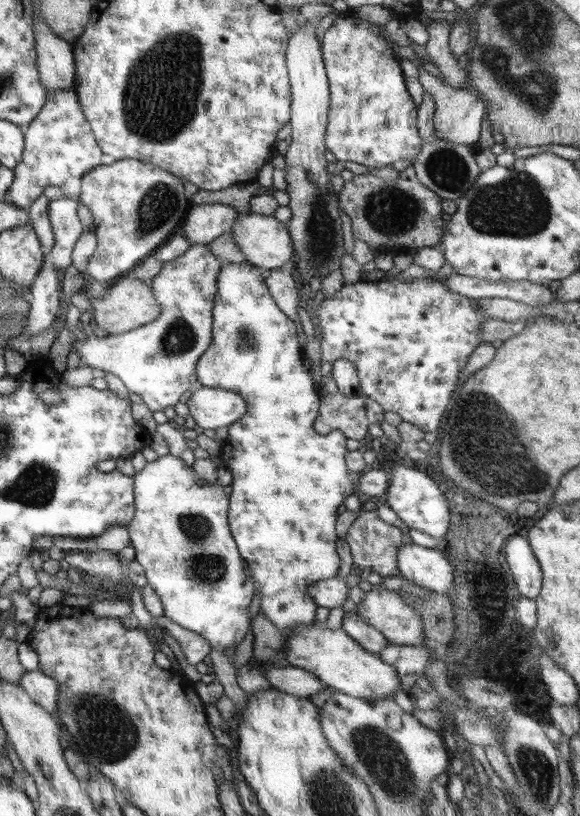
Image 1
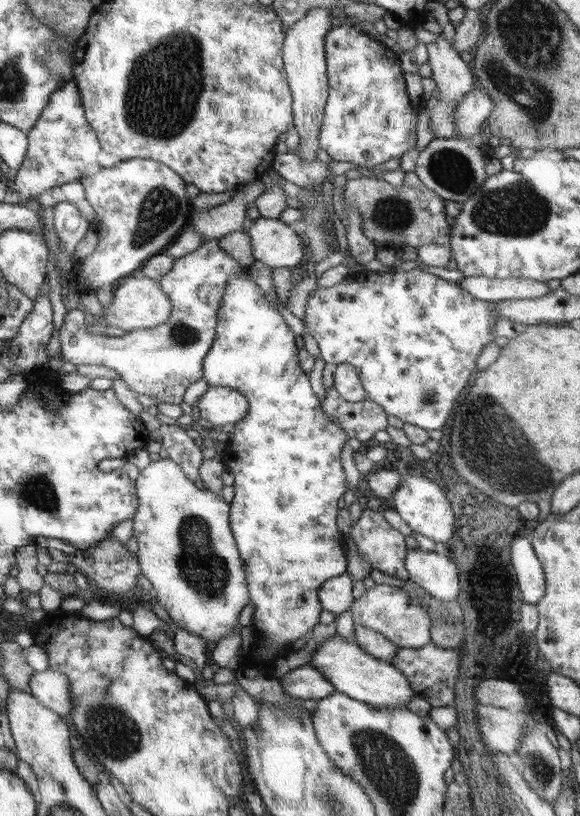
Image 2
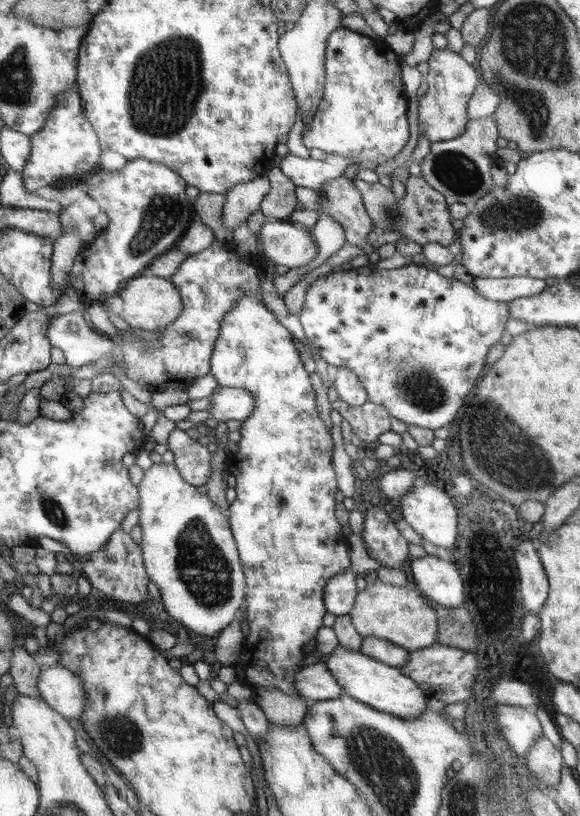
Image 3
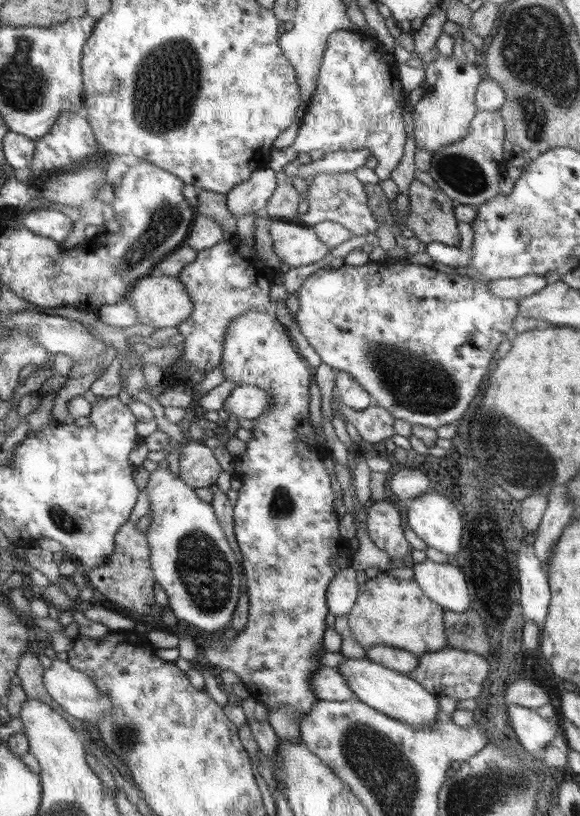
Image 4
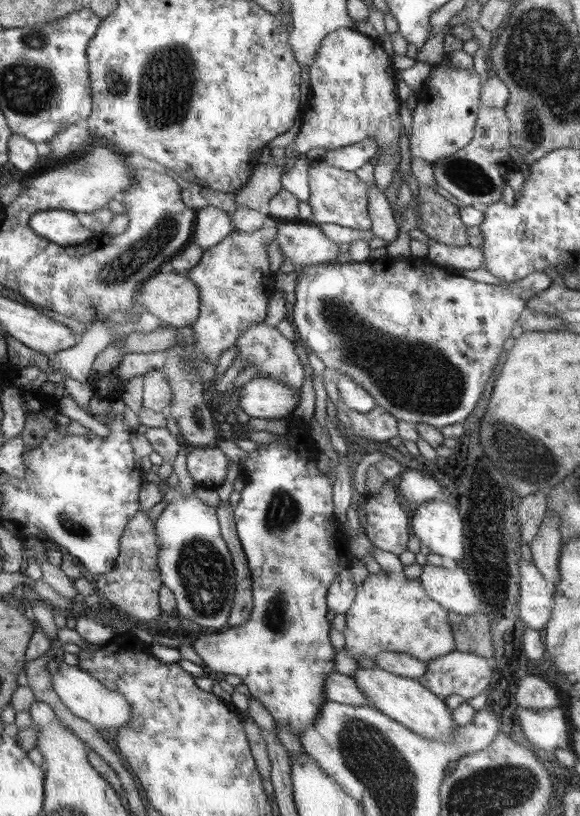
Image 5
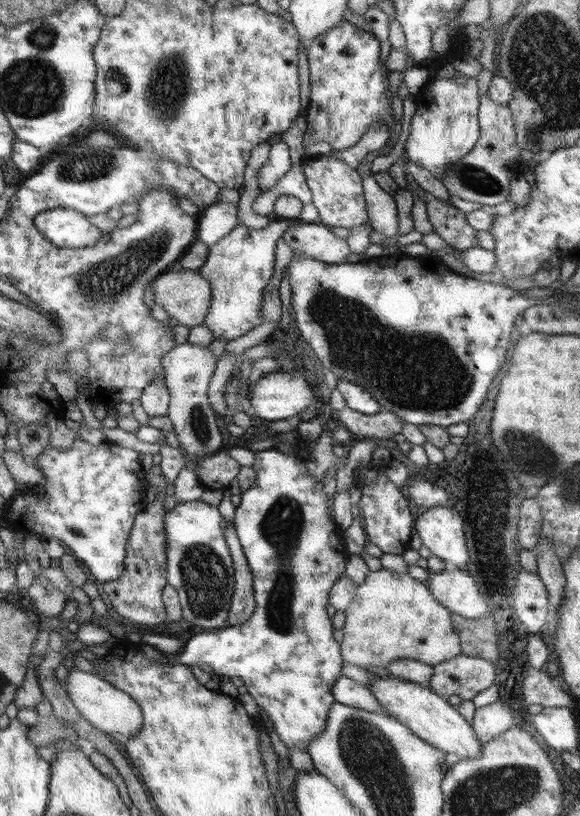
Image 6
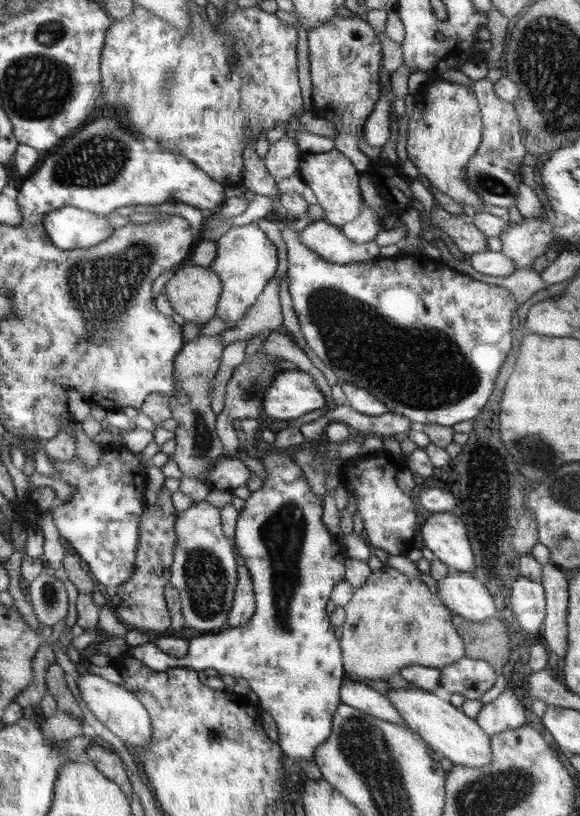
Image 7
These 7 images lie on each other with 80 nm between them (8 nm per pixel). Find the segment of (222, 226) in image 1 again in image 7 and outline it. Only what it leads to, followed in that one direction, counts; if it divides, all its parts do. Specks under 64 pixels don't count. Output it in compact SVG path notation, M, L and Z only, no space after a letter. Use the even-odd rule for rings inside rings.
M284 136L278 142L270 145L270 150L265 156L265 165L270 170L270 175L276 180L290 178L299 172L299 162L302 155L298 154L299 148L296 142L288 136Z

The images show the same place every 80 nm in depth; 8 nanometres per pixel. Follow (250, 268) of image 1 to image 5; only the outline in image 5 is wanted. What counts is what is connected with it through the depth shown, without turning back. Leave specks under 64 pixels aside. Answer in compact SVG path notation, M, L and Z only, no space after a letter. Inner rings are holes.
M266 321L259 322L256 325L249 326L249 329L242 333L240 338L235 342L238 348L237 356L245 356L247 365L255 364L258 369L260 378L277 378L278 382L285 384L286 387L300 391L304 384L304 364L300 362L300 354L296 354L295 344L288 340L286 336L282 336L275 326L268 326ZM292 413L284 415L282 420L286 421L286 432L279 435L284 442L274 441L269 444L260 443L259 447L253 452L247 452L246 460L241 464L241 470L245 474L244 484L240 485L240 500L236 504L236 508L233 509L235 516L235 526L237 528L237 535L241 542L241 547L245 552L247 558L247 565L250 569L250 576L252 581L252 599L253 610L250 619L247 623L241 626L229 627L226 632L215 632L208 636L201 635L196 638L194 642L191 642L194 651L204 661L204 665L220 674L221 677L227 674L236 674L242 679L242 684L248 686L248 690L251 693L251 698L260 700L262 704L269 710L273 719L278 726L286 726L294 736L302 736L309 728L317 724L317 718L321 714L322 706L328 701L328 695L325 694L325 681L328 680L330 673L334 672L334 650L332 650L332 644L330 644L330 638L328 638L328 632L330 632L330 622L326 620L326 592L329 592L329 587L333 585L333 582L340 574L341 570L348 568L350 560L352 560L352 553L348 550L348 538L346 534L340 530L340 524L334 516L334 504L332 504L332 484L328 482L326 474L322 474L316 466L315 454L317 454L317 445L313 442L311 436L308 436L308 428L301 426L302 420L295 418Z

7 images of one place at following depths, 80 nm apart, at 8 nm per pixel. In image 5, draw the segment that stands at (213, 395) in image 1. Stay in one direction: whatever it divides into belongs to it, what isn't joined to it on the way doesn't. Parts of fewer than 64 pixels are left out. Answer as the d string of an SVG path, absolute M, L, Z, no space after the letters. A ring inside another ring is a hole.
M253 378L240 390L238 406L252 418L280 419L294 412L301 398L301 390L294 391L277 378Z

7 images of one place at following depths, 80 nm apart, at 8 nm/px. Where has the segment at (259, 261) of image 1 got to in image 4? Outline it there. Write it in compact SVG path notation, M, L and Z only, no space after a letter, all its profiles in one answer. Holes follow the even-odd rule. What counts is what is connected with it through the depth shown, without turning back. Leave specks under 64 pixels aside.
M273 219L269 230L276 257L282 263L297 266L308 266L330 254L326 243L317 237L316 230L306 225Z

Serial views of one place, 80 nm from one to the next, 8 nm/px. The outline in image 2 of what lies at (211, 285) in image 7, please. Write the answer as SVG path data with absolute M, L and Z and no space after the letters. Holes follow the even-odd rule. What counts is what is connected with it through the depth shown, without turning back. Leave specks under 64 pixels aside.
M137 274L126 277L113 289L112 302L103 306L103 321L107 326L122 330L151 329L169 319L172 310L173 304L162 290L161 283Z

